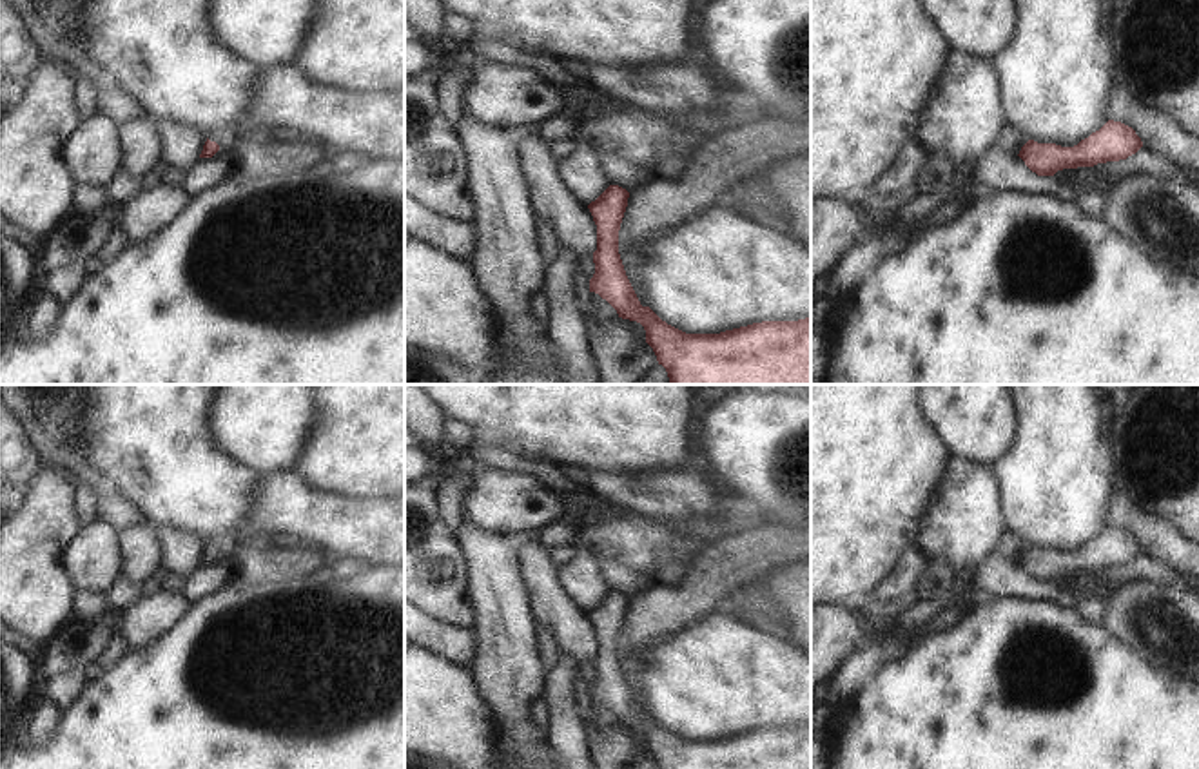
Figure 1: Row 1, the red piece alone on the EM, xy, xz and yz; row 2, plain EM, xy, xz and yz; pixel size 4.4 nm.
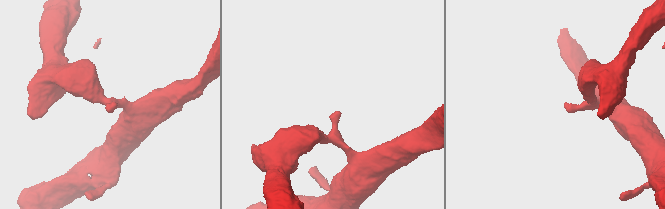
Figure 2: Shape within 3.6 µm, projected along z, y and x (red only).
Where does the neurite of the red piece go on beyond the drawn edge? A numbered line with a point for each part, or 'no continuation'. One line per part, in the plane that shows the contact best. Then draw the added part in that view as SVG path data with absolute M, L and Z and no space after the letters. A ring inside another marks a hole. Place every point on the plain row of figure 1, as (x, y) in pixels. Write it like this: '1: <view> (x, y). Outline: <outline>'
no continuation

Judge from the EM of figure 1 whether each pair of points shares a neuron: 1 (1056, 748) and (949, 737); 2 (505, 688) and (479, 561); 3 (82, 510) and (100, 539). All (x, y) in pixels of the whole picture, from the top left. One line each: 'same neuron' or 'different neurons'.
1: same neuron
2: same neuron
3: different neurons

